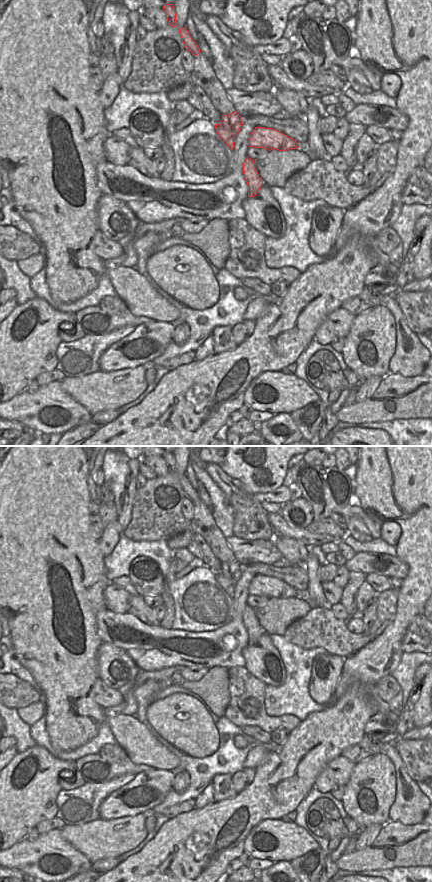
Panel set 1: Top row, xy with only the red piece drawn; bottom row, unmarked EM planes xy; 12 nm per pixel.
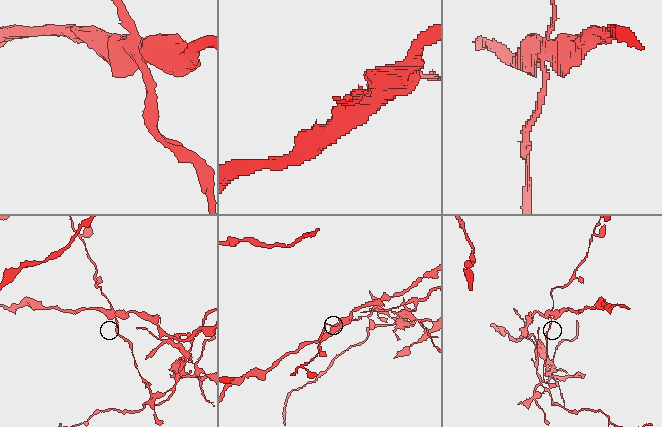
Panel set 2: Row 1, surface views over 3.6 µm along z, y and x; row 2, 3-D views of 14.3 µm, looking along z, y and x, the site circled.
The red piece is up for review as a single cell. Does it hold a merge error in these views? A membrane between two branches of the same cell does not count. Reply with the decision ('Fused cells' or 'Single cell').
Fused cells.

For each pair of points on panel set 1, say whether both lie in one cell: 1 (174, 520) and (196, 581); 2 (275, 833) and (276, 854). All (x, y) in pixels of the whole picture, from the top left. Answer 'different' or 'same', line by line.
1: different
2: same

